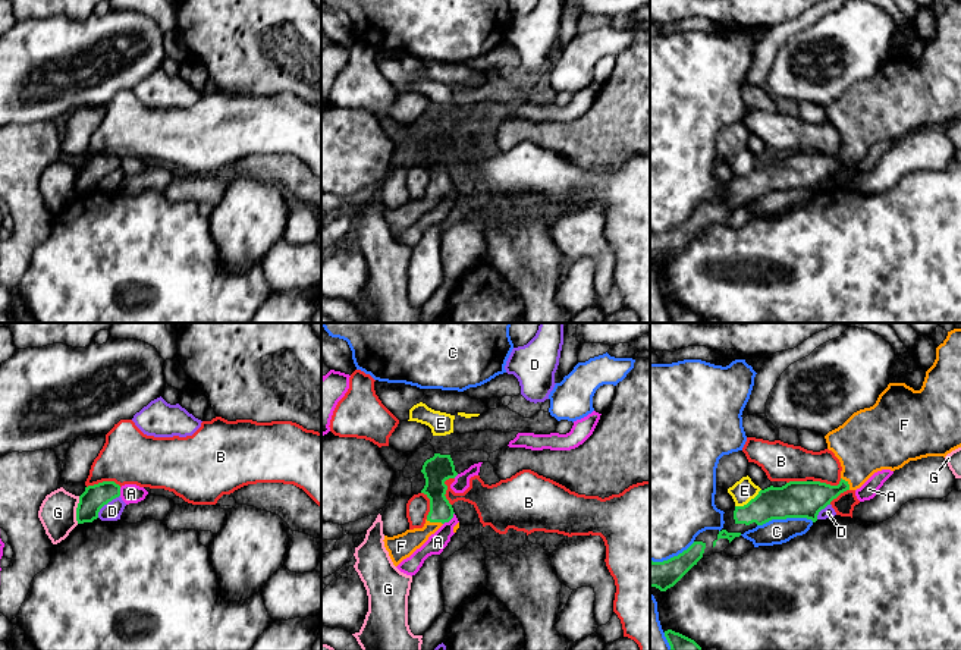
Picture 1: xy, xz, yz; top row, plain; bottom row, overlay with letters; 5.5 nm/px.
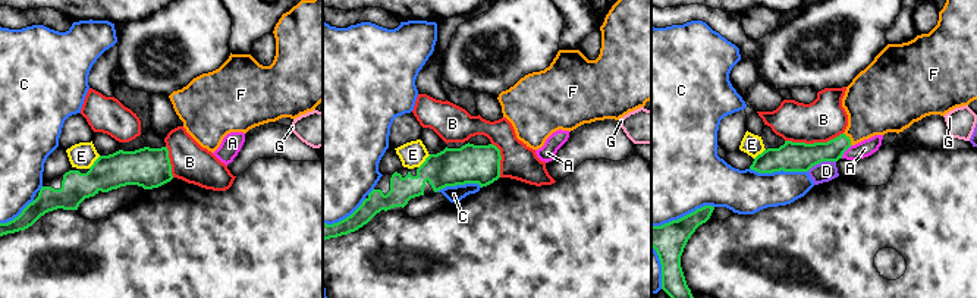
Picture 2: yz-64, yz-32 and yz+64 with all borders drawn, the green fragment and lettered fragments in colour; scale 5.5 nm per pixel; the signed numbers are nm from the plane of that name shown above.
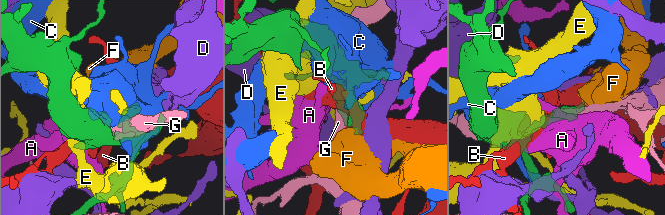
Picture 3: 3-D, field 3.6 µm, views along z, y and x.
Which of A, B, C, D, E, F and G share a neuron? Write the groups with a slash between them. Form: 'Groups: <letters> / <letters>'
Groups: A / B / C / D / E / F / G

